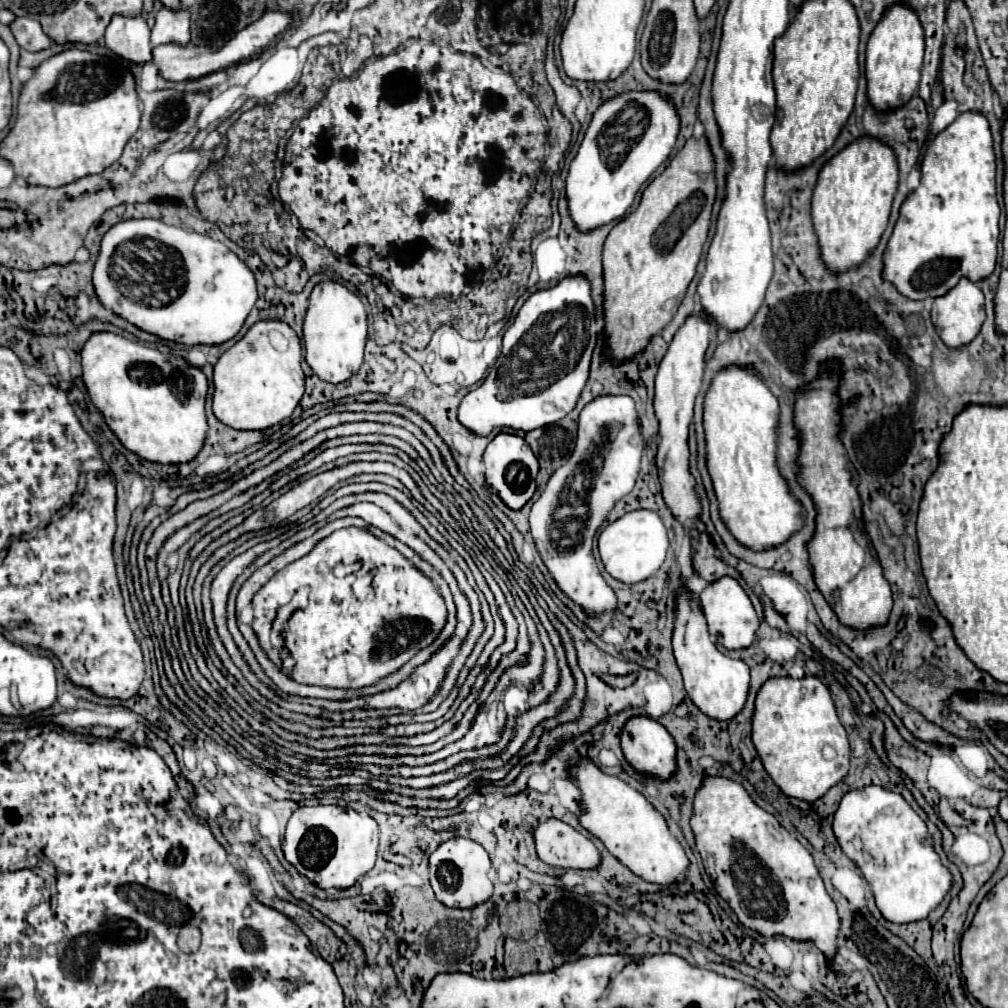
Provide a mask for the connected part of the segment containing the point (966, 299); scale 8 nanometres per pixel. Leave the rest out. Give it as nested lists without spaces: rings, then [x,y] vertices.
[[[961,278],[955,288],[951,288],[945,296],[939,296],[939,298],[933,302],[931,320],[933,320],[933,326],[935,326],[937,334],[941,336],[941,340],[943,340],[949,348],[967,346],[967,344],[979,334],[981,324],[985,322],[983,292],[981,292],[981,290],[977,288],[977,284],[973,284],[971,280]]]

